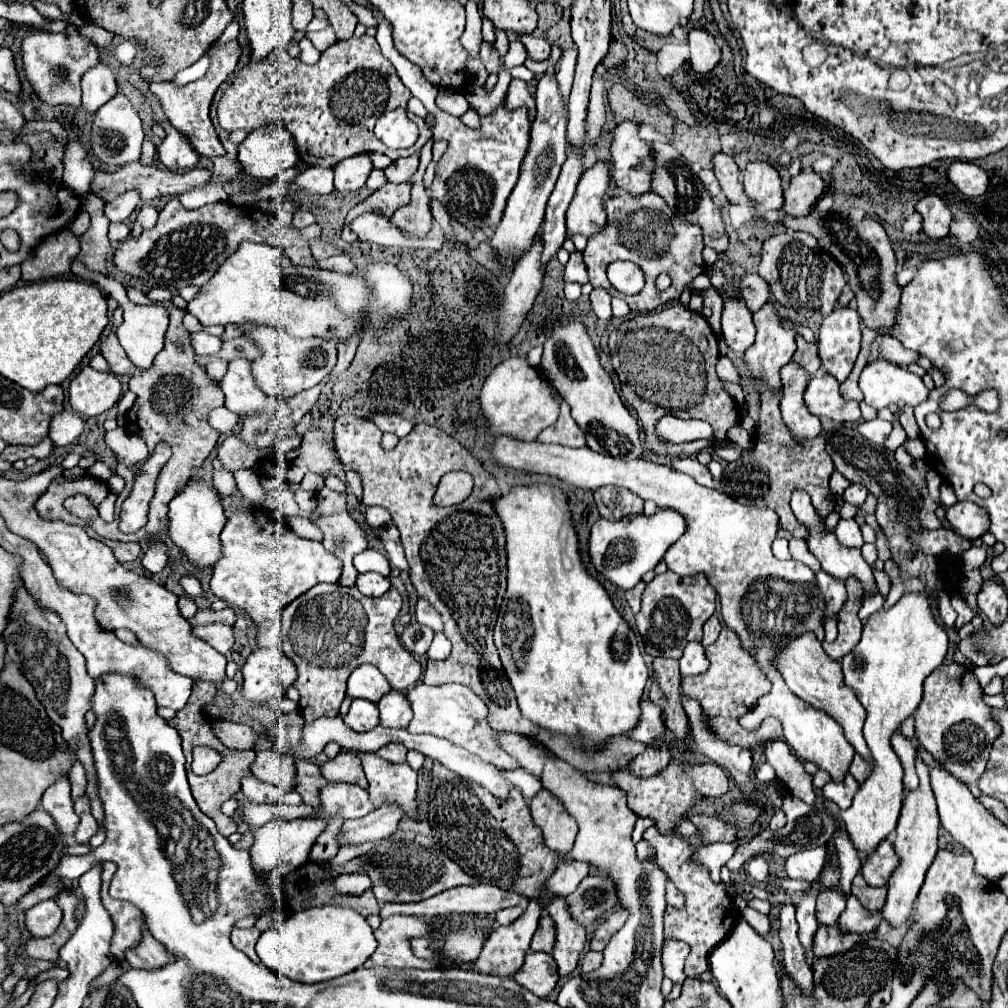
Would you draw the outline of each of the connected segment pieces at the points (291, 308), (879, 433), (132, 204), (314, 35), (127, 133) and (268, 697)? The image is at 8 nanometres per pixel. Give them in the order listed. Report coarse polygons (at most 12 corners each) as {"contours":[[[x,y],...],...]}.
{"contours":[[[243,242],[189,302],[203,326],[343,342],[409,314],[395,264],[295,266]],[[875,418],[861,422],[857,428],[861,436],[881,446],[891,424]],[[137,192],[105,202],[109,222],[123,222],[139,204]],[[333,26],[321,32],[307,32],[319,52],[333,46]],[[123,94],[95,114],[93,158],[121,168],[141,160],[139,114]],[[257,648],[243,670],[243,698],[269,704],[297,678],[277,648]]]}

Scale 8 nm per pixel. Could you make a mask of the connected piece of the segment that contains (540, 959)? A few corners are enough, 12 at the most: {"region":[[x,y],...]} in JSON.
{"region":[[529,950],[513,978],[547,998],[559,974],[551,954]]}

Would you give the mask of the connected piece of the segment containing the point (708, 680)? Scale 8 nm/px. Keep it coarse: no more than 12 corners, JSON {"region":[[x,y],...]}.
{"region":[[723,628],[705,648],[707,672],[683,678],[721,740],[755,748],[781,738],[765,718],[747,732],[737,718],[771,690],[739,636]]}

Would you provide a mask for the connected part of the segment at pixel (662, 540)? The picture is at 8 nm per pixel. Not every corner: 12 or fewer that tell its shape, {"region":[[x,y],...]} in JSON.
{"region":[[673,510],[593,524],[589,558],[629,590],[683,532]]}

